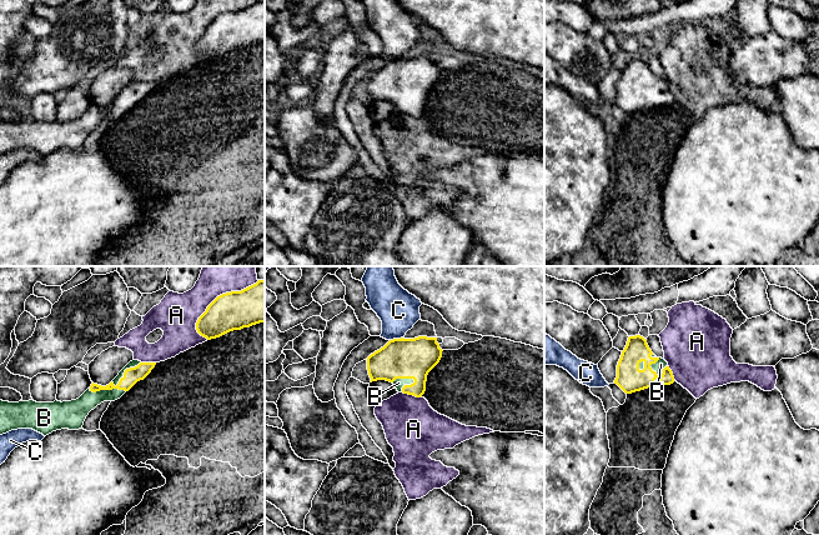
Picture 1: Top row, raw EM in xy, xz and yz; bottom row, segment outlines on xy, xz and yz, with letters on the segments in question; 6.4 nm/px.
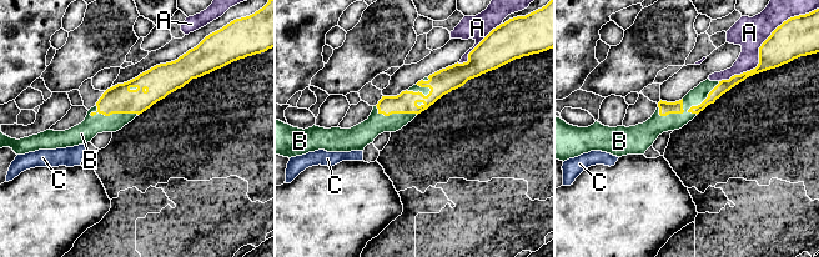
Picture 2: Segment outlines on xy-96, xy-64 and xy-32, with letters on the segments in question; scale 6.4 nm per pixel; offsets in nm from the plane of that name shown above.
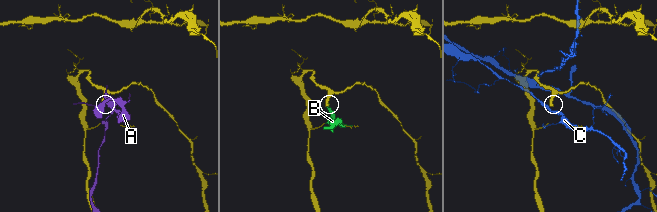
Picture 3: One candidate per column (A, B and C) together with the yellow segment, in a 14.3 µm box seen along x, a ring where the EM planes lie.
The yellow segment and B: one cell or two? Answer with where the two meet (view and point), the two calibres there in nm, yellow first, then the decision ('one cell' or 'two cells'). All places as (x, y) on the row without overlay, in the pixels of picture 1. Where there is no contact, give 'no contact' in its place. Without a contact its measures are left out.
meets yellow in xy at (117, 104); 100 nm thick on the yellow side, 120 nm on the other; one cell

